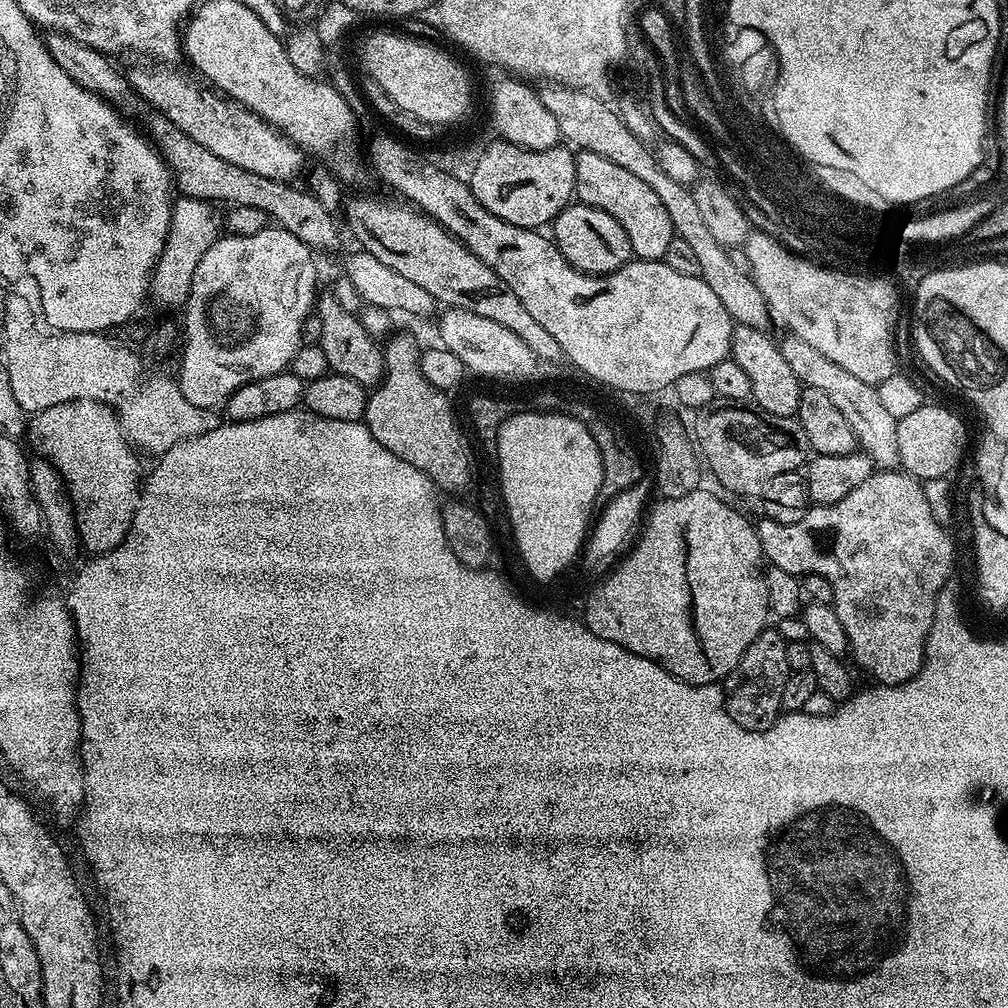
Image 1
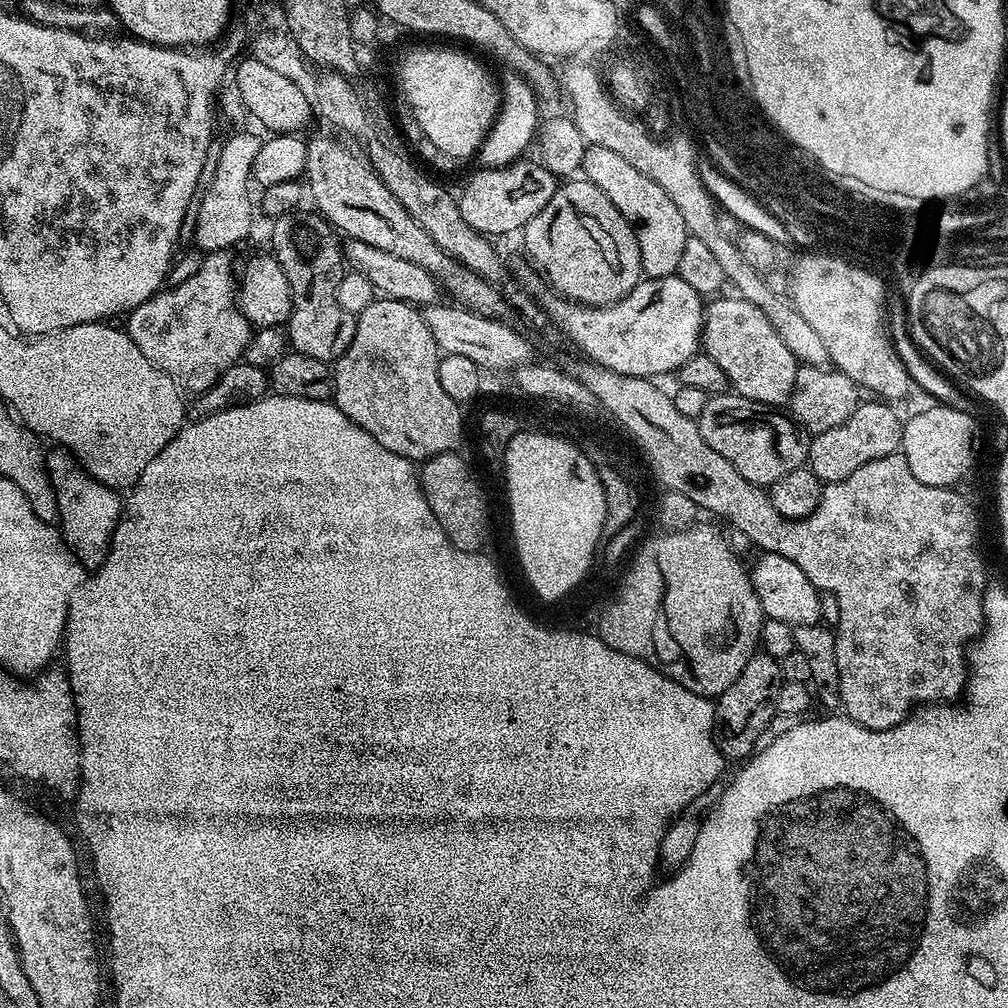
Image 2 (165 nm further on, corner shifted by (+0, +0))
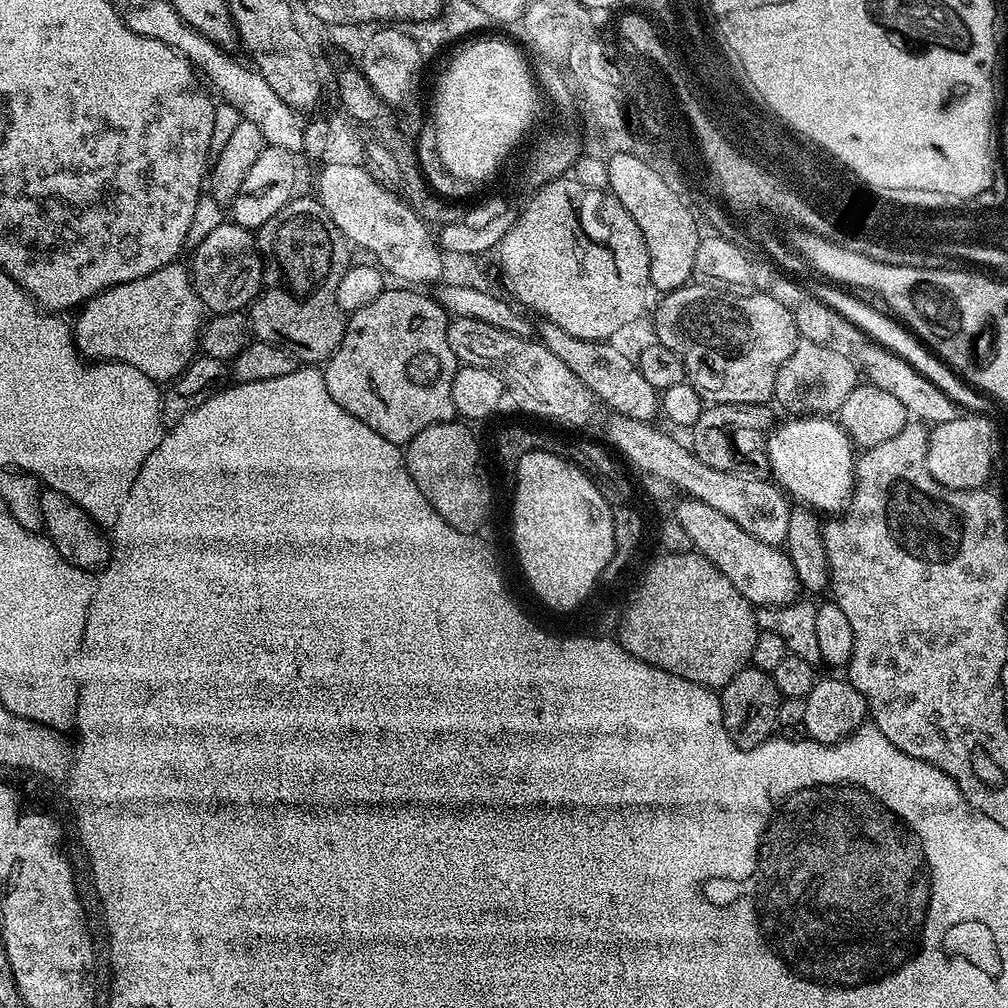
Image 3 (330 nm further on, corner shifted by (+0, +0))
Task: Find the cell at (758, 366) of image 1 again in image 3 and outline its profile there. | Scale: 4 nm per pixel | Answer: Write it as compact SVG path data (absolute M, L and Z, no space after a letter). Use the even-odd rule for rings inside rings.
M689 282L683 288L676 288L673 292L663 293L659 297L660 305L656 308L656 336L655 339L659 343L666 345L670 350L674 350L682 358L684 363L684 375L687 383L694 386L694 390L698 390L698 394L703 398L705 405L714 404L759 404L767 405L767 400L771 401L776 395L774 390L774 378L778 378L778 369L782 367L782 362L786 362L786 358L790 358L790 354L794 354L794 346L798 339L798 333L795 326L795 318L793 309L782 306L773 298L763 294L751 294L752 296L740 296L744 294L732 294L736 296L727 296L727 291L721 290L716 286L709 286L704 282Z

